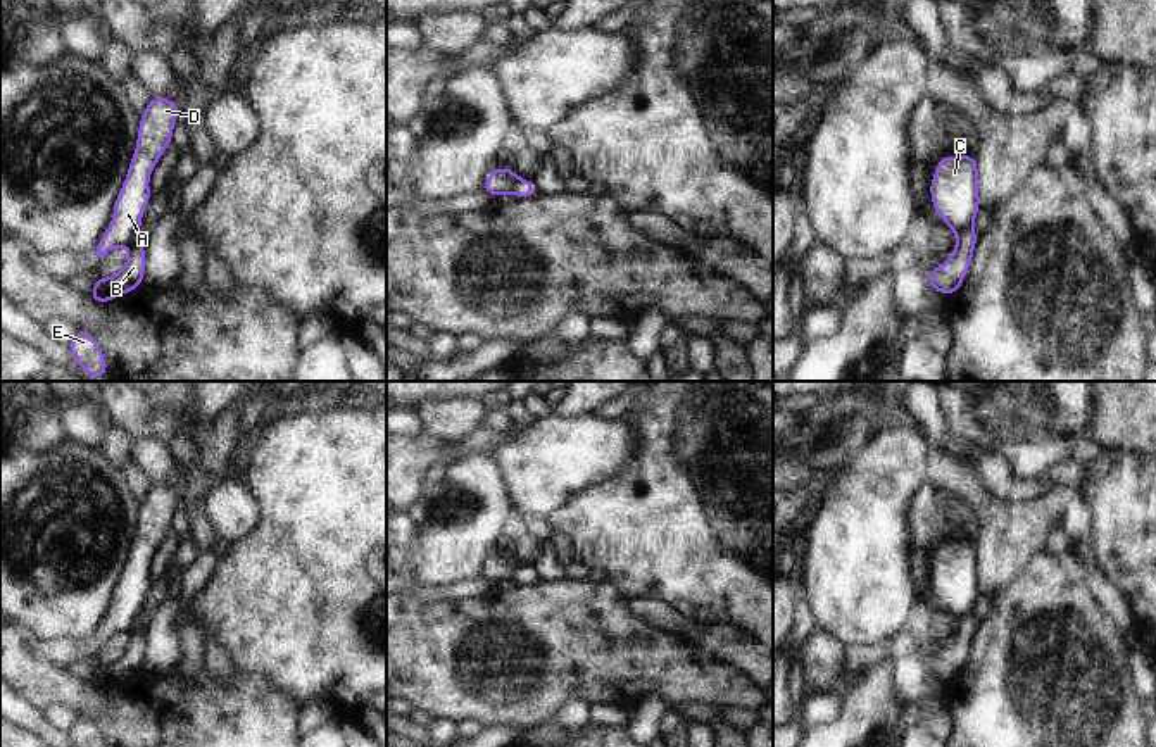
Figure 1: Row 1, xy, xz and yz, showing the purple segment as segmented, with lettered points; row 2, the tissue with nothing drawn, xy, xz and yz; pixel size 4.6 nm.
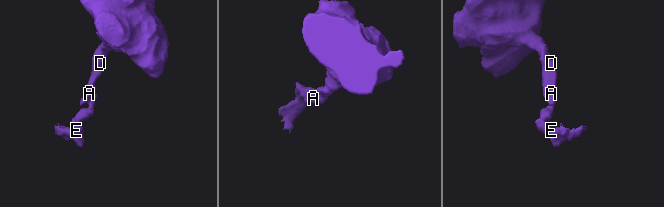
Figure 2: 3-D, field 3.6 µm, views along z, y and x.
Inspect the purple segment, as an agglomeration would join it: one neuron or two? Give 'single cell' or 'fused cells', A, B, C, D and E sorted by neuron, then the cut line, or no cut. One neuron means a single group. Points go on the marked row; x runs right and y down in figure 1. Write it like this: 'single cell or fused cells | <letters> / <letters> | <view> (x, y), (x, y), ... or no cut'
fused cells | A C D / B E | yz (972, 226), (956, 242)

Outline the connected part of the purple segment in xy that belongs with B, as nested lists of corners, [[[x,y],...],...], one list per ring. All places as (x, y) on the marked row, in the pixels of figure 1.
[[[135,238],[128,247],[126,264],[112,276],[97,278],[88,297],[105,305],[109,300],[141,286],[145,279],[145,245],[147,242]]]

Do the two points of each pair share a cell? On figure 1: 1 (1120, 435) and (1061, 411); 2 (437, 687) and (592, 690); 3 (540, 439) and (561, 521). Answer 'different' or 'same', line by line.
1: different
2: same
3: different

